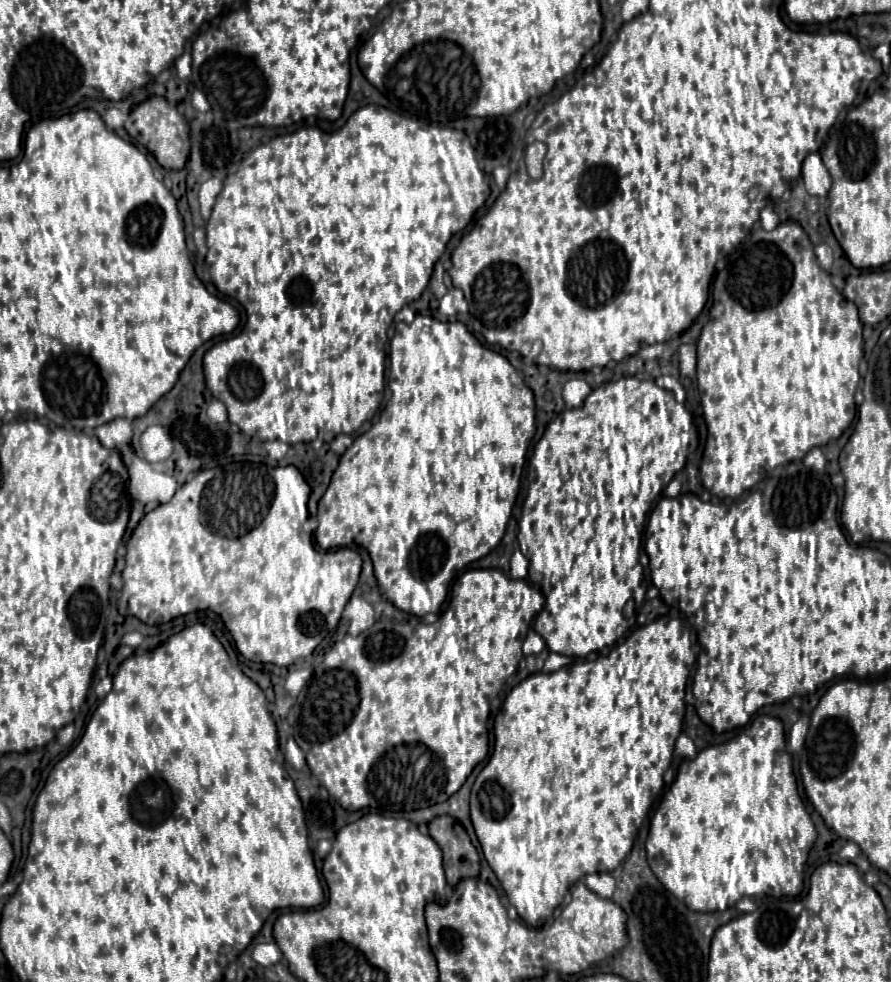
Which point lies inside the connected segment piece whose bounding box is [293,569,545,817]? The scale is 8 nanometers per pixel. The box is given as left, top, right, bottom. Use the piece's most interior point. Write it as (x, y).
(395, 719)

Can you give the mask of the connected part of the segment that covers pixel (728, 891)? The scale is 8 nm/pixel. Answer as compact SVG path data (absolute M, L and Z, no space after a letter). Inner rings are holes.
M757 715L737 737L723 745L707 747L703 749L693 761L685 761L679 767L677 779L671 785L671 789L665 793L661 805L657 807L653 819L651 819L651 829L649 837L645 843L647 849L647 861L655 877L663 883L667 891L671 891L679 901L683 901L691 911L725 911L727 907L735 905L741 897L759 897L759 895L789 895L797 897L803 891L803 867L807 861L807 855L813 847L817 838L817 832L809 813L805 811L805 805L797 793L797 781L791 769L791 757L783 753L785 749L785 731L783 723L779 719L767 717L767 715Z

